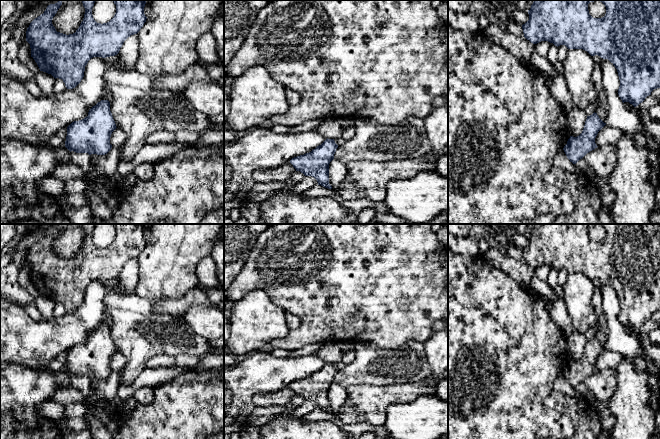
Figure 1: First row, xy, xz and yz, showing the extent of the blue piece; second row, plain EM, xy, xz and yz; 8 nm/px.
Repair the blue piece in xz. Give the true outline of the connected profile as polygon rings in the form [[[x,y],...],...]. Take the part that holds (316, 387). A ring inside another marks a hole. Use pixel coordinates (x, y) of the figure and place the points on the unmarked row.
[[[326,363],[311,376],[294,381],[290,387],[305,400],[314,401],[318,409],[332,413],[329,408],[329,388],[334,383],[338,369],[334,363]]]

